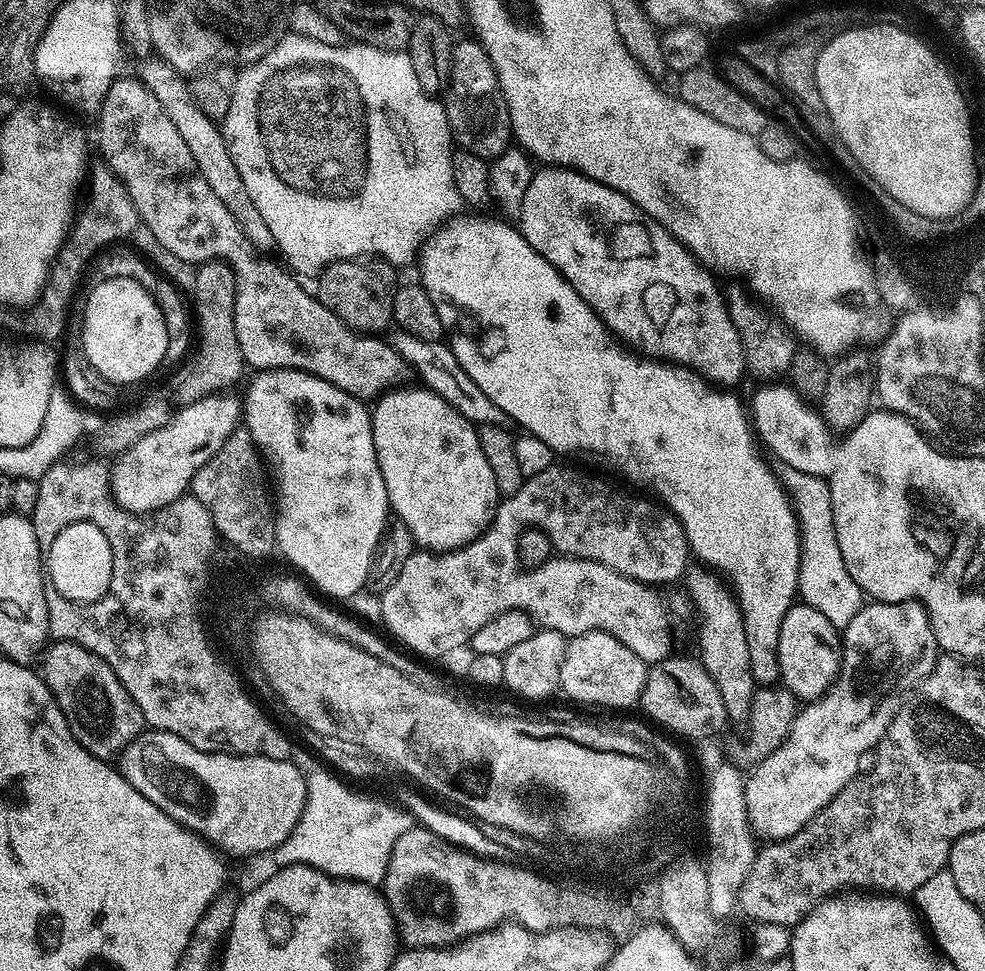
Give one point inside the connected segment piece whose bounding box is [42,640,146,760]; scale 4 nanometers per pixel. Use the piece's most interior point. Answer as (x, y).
(103, 718)

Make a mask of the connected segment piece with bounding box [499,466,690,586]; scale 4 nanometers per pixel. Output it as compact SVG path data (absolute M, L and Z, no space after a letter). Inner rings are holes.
M553 466L527 477L518 494L503 497L499 504L511 517L515 540L525 530L536 528L548 535L559 555L607 564L626 578L661 586L685 575L690 549L680 519L652 500L619 492L604 480L589 481L587 474L576 468Z

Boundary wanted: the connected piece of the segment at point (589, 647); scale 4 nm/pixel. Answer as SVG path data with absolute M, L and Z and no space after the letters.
M587 632L567 641L564 662L560 667L559 691L565 692L572 700L581 700L584 704L624 708L627 704L635 705L639 701L646 677L648 668L644 661L625 644L618 642L618 638L605 632Z

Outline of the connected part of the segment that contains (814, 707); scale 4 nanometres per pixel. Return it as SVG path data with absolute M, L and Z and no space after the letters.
M903 600L893 604L868 602L854 615L854 620L842 630L842 651L840 654L840 674L830 691L823 698L805 703L799 709L788 731L788 737L765 760L759 761L747 777L744 797L748 807L748 822L753 833L761 841L785 840L816 813L822 811L838 793L856 779L858 757L864 751L875 748L896 713L896 695L904 688L904 675L908 672L909 685L915 686L932 673L938 659L938 649L934 630L928 621L924 607L917 600Z

